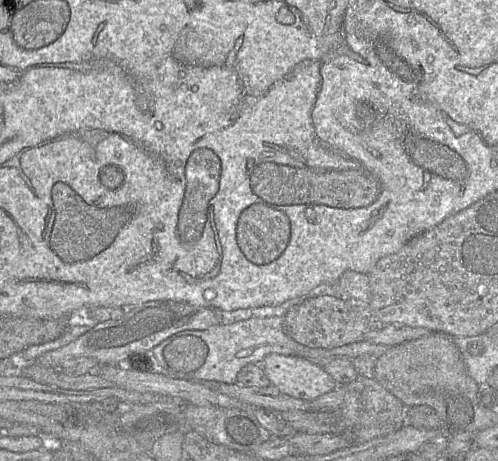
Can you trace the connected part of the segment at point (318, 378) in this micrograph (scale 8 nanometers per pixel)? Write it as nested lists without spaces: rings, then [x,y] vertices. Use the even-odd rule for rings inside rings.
[[[272,353],[265,357],[262,367],[271,385],[304,401],[311,402],[338,386],[320,364],[303,357]]]

